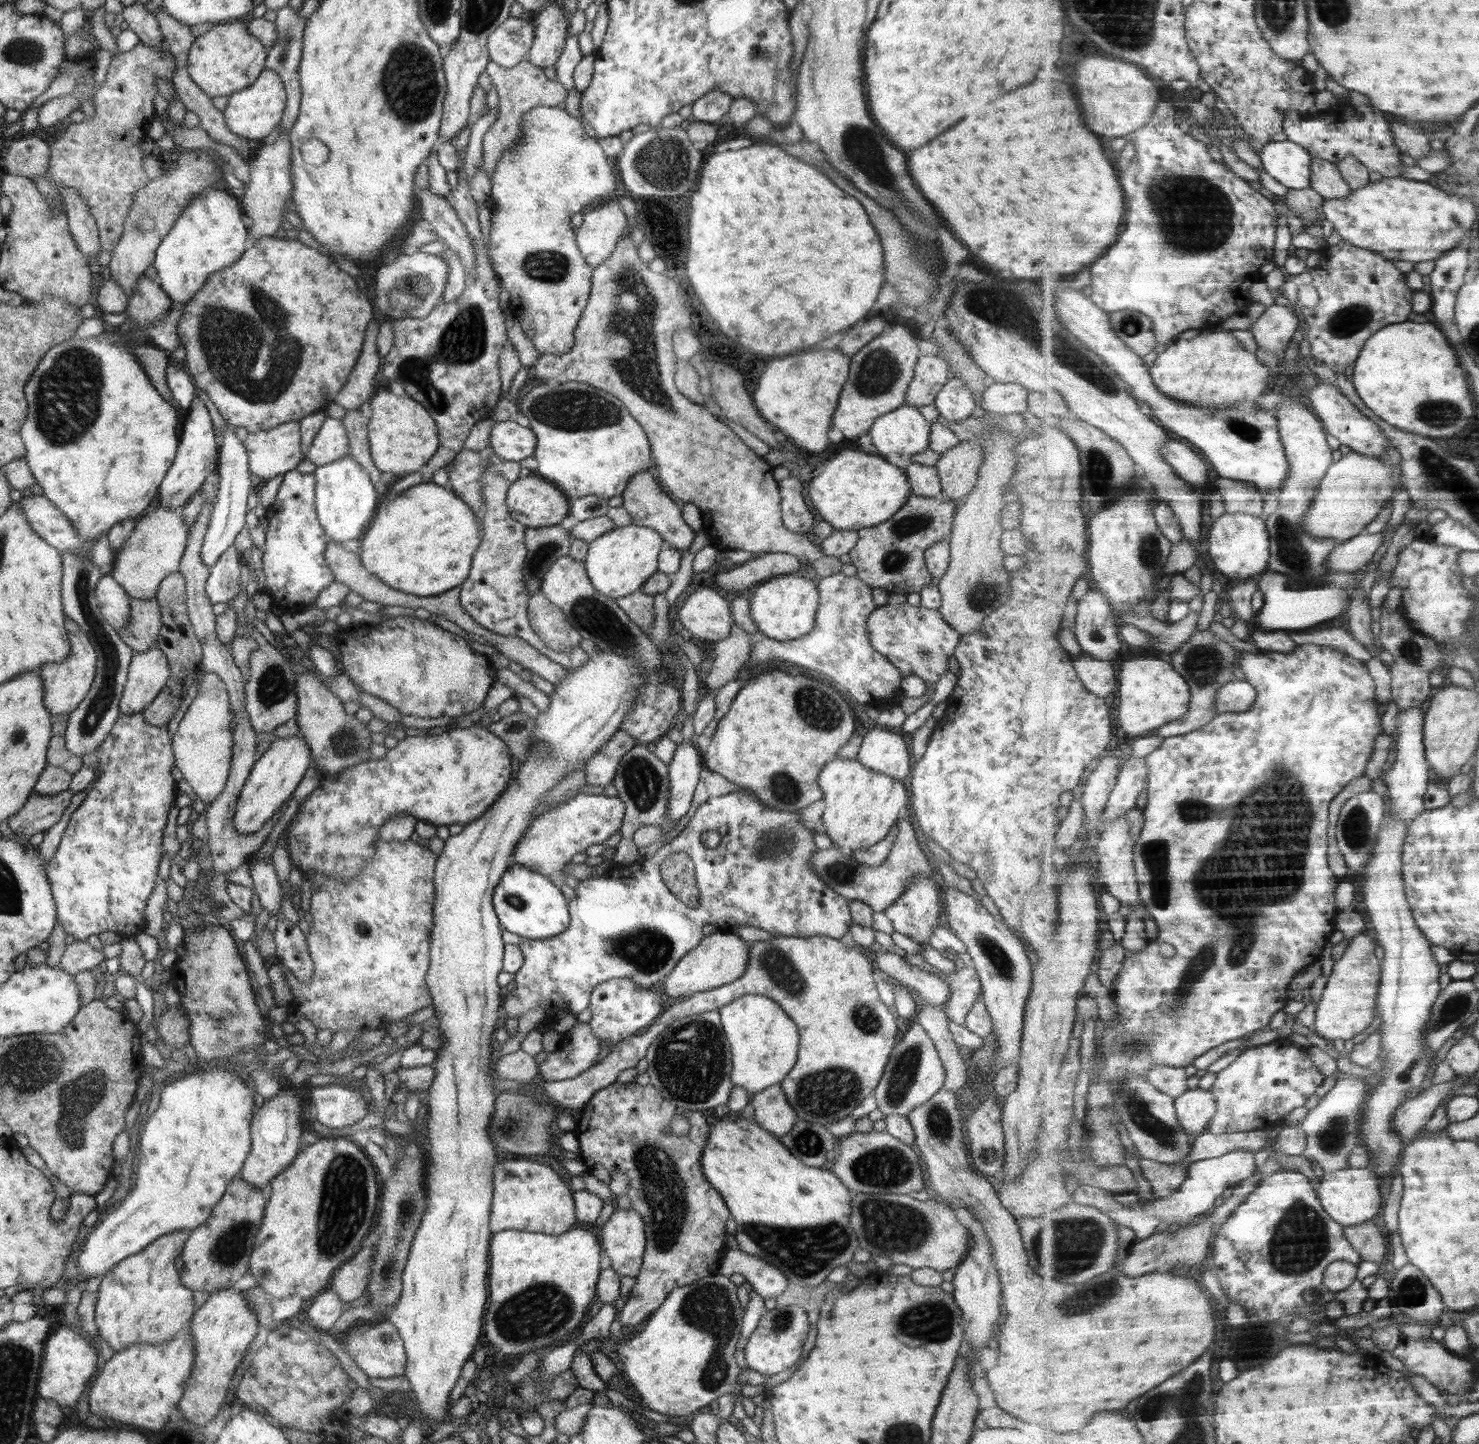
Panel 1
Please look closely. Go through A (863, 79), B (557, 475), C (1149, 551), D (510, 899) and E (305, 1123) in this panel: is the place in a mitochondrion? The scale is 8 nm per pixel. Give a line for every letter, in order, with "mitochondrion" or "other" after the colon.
A: other
B: other
C: mitochondrion
D: mitochondrion
E: other

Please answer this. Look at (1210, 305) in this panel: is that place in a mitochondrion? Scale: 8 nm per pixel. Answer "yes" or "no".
no

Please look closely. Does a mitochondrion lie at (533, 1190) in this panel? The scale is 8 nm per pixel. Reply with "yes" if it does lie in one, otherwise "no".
no

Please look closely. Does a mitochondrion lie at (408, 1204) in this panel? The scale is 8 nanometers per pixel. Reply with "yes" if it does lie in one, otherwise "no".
yes

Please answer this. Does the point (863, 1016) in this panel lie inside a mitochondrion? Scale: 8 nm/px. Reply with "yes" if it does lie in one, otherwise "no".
yes

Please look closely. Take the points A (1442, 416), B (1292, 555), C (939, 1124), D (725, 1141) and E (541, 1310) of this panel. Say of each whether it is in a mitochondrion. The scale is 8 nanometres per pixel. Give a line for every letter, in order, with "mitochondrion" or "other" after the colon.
A: mitochondrion
B: mitochondrion
C: mitochondrion
D: other
E: mitochondrion

